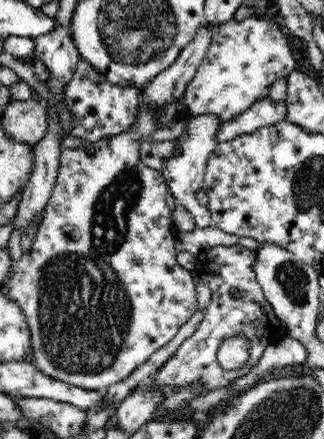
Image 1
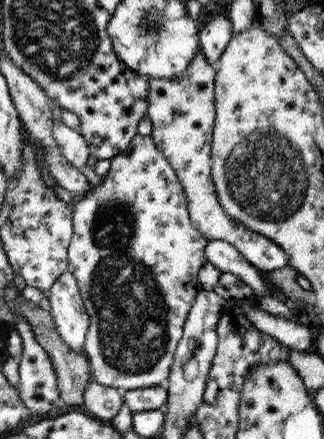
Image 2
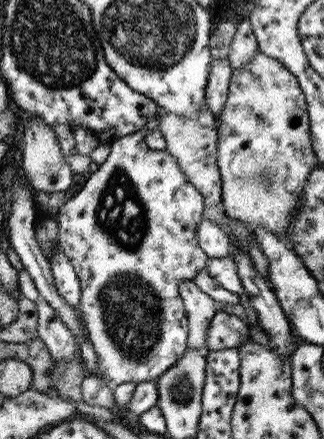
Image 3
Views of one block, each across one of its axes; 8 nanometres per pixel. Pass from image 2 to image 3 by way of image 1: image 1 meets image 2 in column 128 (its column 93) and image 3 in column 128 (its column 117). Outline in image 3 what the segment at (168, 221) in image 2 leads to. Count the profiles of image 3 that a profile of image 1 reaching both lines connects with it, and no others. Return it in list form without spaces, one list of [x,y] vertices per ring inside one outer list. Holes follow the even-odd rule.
[[[147,128],[139,130],[137,134],[129,134],[127,138],[119,138],[117,142],[113,142],[109,156],[107,156],[107,162],[103,162],[95,174],[87,176],[87,182],[83,184],[83,188],[75,196],[65,200],[65,204],[57,208],[63,254],[67,256],[67,260],[71,260],[71,266],[73,266],[75,276],[79,278],[81,290],[83,290],[83,306],[81,306],[81,318],[79,320],[83,322],[85,338],[93,346],[93,352],[97,356],[95,376],[101,378],[103,382],[107,382],[107,386],[155,382],[161,374],[165,374],[171,366],[175,366],[175,362],[187,350],[187,334],[189,334],[187,312],[185,312],[183,294],[179,290],[179,284],[193,282],[195,278],[199,278],[199,272],[205,270],[205,266],[209,264],[209,256],[199,246],[199,230],[201,230],[199,224],[203,222],[203,194],[199,190],[195,190],[195,186],[191,186],[189,178],[179,170],[179,164],[175,162],[175,158],[165,148],[155,150],[155,148],[149,148],[145,144],[145,134],[147,134]]]

